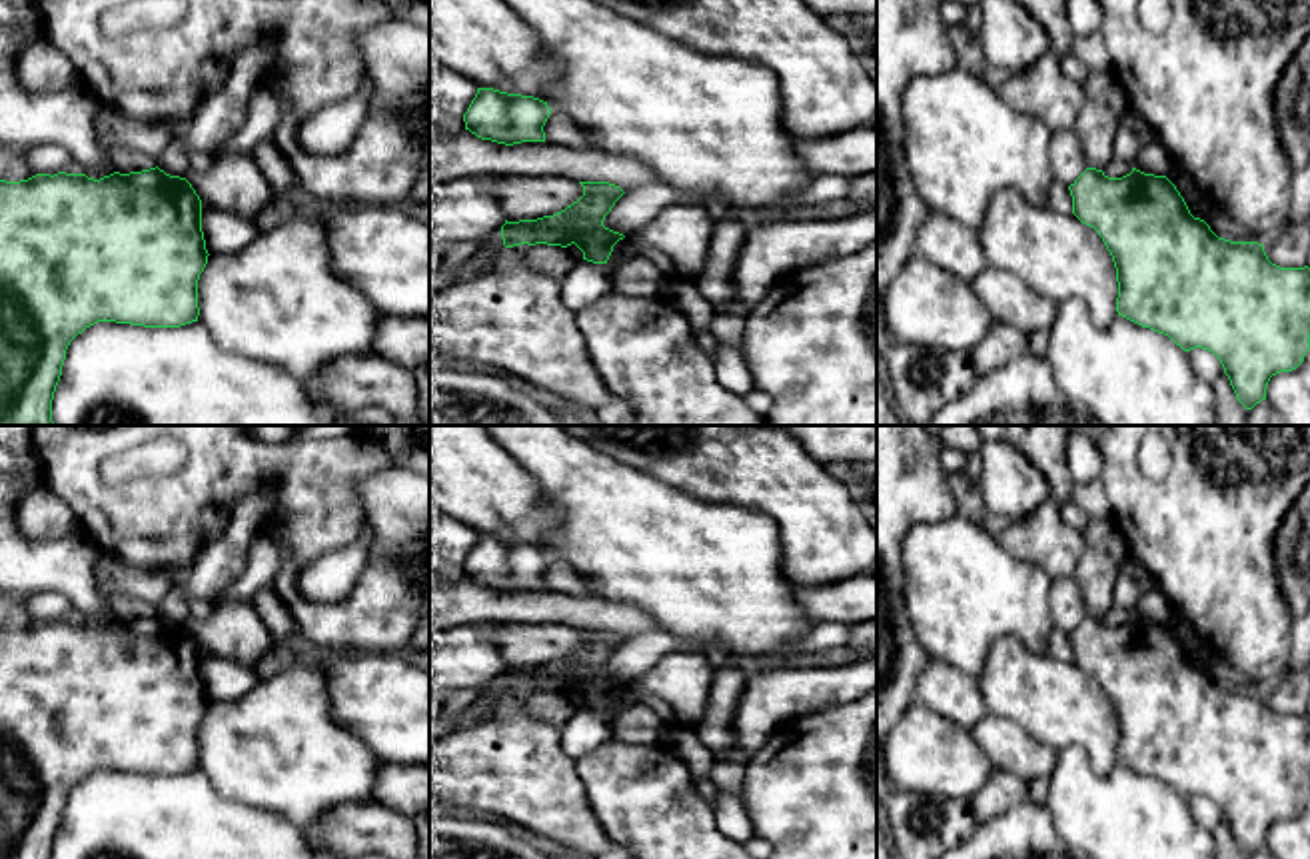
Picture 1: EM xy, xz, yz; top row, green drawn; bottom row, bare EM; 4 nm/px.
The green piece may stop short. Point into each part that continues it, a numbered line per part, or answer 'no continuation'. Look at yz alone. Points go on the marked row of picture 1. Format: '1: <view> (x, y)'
no continuation

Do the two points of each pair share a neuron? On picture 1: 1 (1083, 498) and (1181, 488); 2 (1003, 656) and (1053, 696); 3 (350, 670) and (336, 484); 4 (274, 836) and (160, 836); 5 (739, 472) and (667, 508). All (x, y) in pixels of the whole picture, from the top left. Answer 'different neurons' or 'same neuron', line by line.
1: different neurons
2: same neuron
3: different neurons
4: same neuron
5: different neurons

